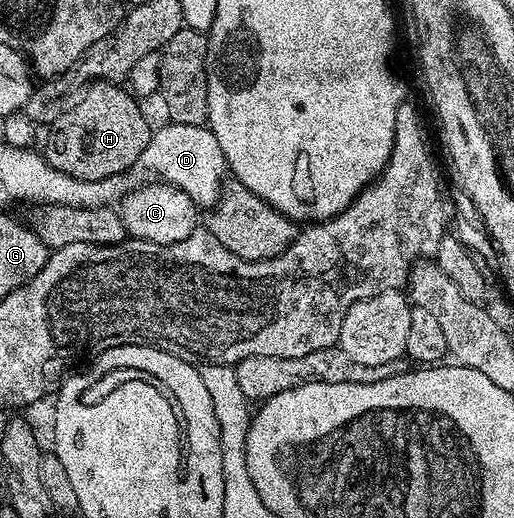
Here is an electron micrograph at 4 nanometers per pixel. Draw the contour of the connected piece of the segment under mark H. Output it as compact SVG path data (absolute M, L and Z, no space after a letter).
M104 80L85 86L78 99L62 112L49 130L50 138L44 148L46 161L56 167L56 171L85 181L108 179L108 175L131 169L144 147L148 147L152 132L152 125L146 122L134 94L121 84Z

